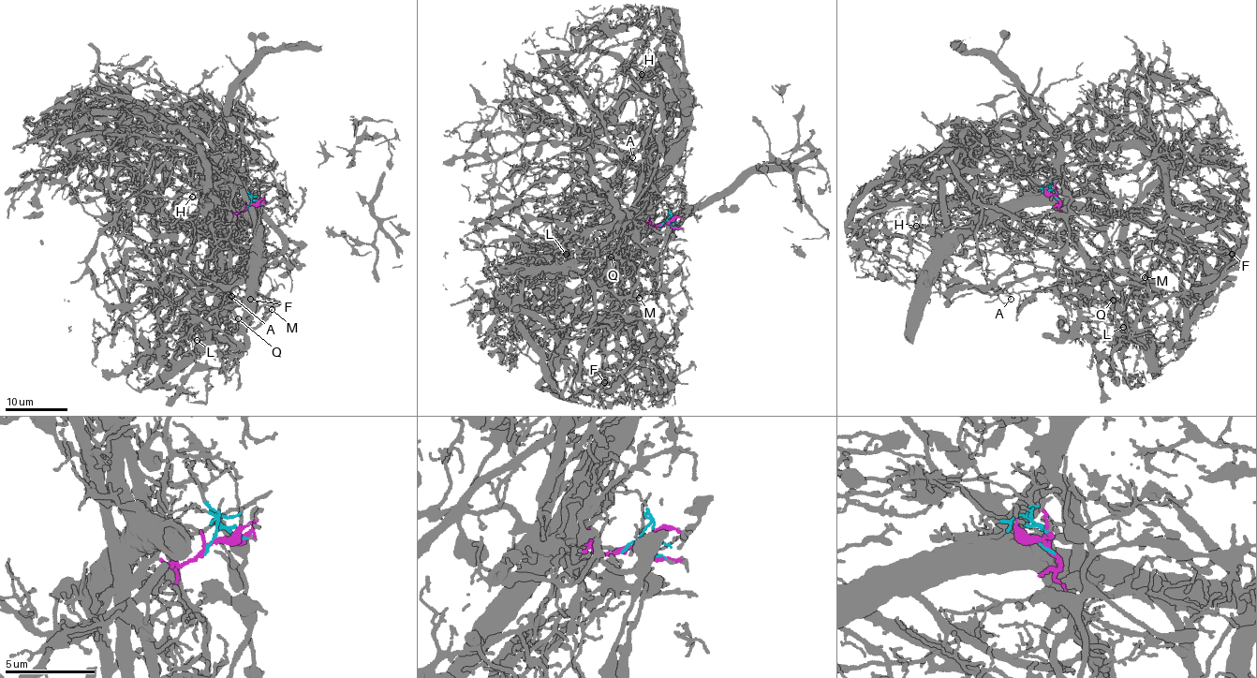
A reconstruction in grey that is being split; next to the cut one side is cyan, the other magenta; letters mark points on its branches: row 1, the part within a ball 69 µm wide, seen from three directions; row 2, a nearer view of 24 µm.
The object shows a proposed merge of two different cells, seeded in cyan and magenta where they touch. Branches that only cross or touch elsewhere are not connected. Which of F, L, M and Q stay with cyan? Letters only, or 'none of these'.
none of these

